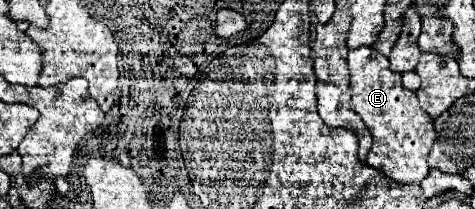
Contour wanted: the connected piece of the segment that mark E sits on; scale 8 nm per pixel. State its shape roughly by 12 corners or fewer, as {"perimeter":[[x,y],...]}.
{"perimeter":[[370,46],[350,50],[352,110],[366,164],[420,182],[436,132],[402,76]]}

